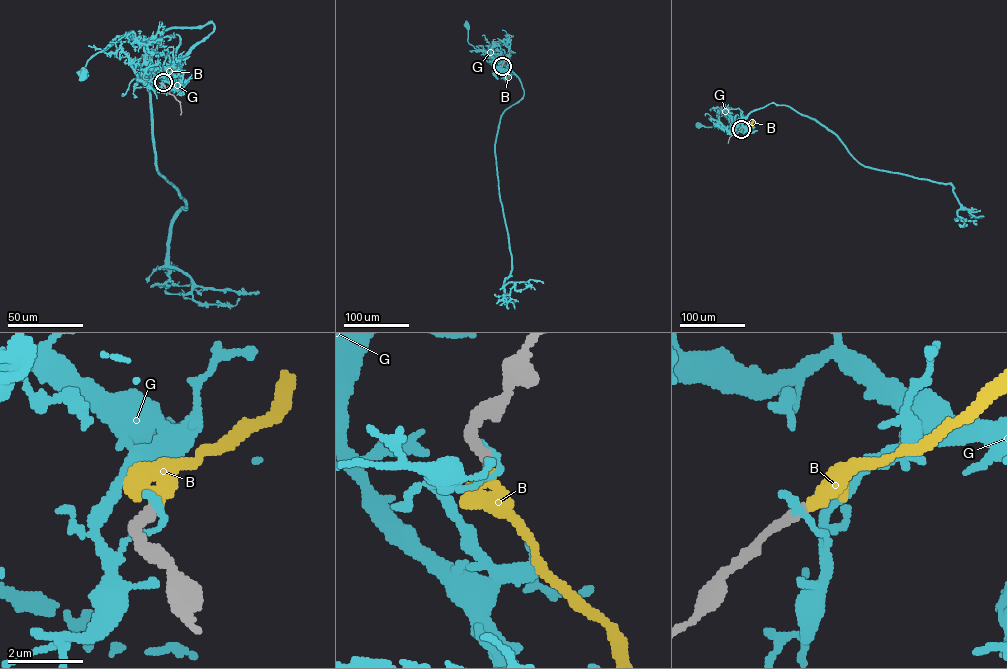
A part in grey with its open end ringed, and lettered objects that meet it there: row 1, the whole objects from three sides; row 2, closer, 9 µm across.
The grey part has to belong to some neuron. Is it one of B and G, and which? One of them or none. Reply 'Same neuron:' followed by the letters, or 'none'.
Same neuron: B

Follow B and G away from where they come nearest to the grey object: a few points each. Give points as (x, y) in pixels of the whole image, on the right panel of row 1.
B: (741, 129), (753, 121), (752, 124)
G: (741, 129), (727, 111), (713, 126), (699, 126)

